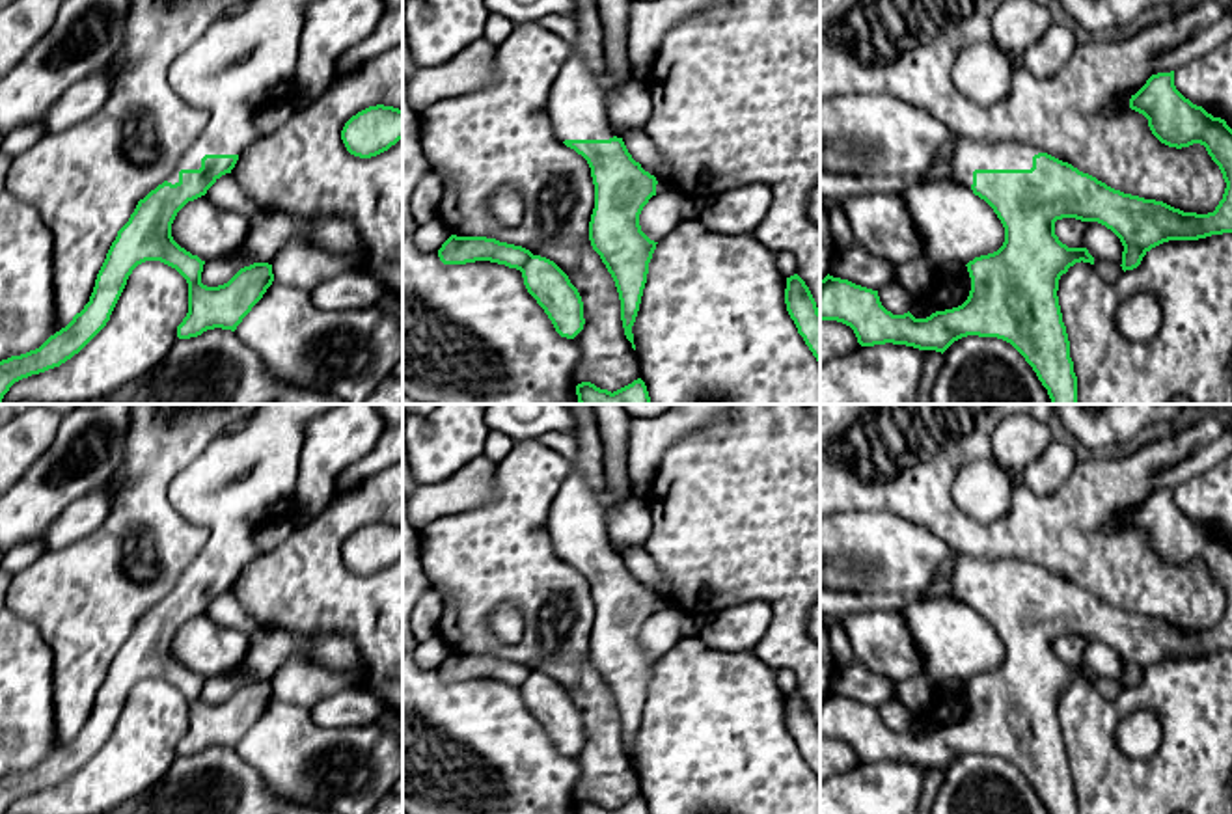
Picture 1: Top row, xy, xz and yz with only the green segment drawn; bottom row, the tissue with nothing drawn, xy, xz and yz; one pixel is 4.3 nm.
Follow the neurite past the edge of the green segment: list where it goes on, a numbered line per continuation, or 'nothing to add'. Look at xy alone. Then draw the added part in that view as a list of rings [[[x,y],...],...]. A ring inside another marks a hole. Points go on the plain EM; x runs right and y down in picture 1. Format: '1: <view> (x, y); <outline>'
1: xy (237, 477); [[[261,404],[246,428],[212,440],[168,488],[173,509],[188,522],[207,525],[211,536],[186,566],[168,600],[179,600],[181,587],[199,587],[205,572],[240,572],[261,548],[252,535],[255,522],[268,507],[296,495],[300,453],[306,425],[328,404]]]

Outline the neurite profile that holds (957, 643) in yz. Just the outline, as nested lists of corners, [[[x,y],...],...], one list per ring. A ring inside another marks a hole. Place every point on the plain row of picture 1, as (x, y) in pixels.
[[[930,596],[898,613],[921,650],[921,674],[936,687],[947,680],[967,682],[997,669],[1005,659],[1001,637],[971,605]]]

